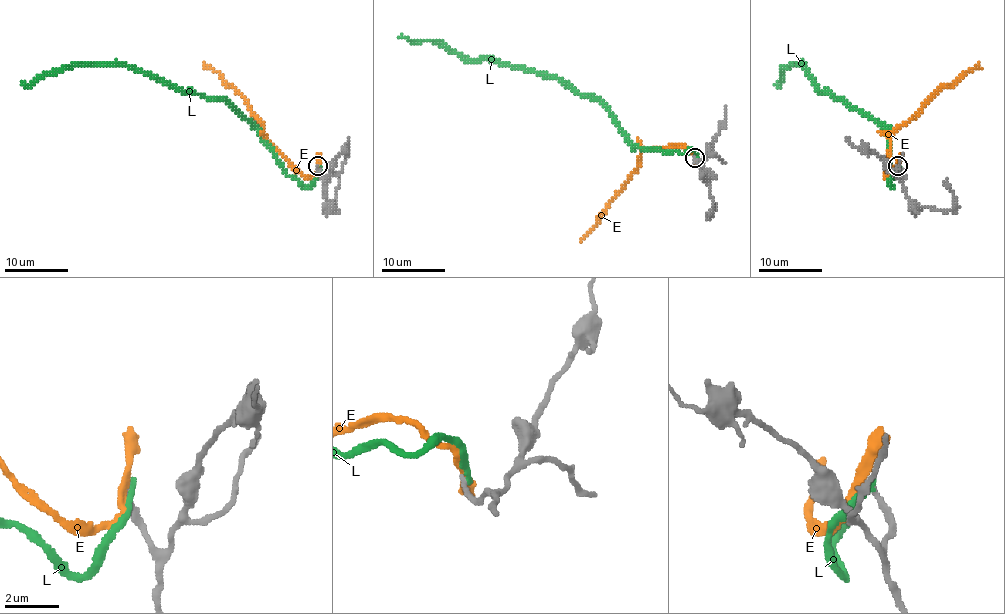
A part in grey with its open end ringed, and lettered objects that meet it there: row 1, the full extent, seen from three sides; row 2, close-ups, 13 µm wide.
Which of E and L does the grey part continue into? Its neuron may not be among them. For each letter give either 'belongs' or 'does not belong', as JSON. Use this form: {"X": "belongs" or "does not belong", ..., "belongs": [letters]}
{"E": "does not belong", "L": "does not belong", "belongs": []}

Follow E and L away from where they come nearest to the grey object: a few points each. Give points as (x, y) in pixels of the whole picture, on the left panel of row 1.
E: (318, 167), (313, 175), (302, 175), (267, 138), (261, 123), (233, 86), (228, 86), (217, 72), (203, 67)
L: (319, 167), (305, 187), (285, 171), (258, 130), (223, 99), (184, 93), (121, 64), (77, 63), (20, 83)

